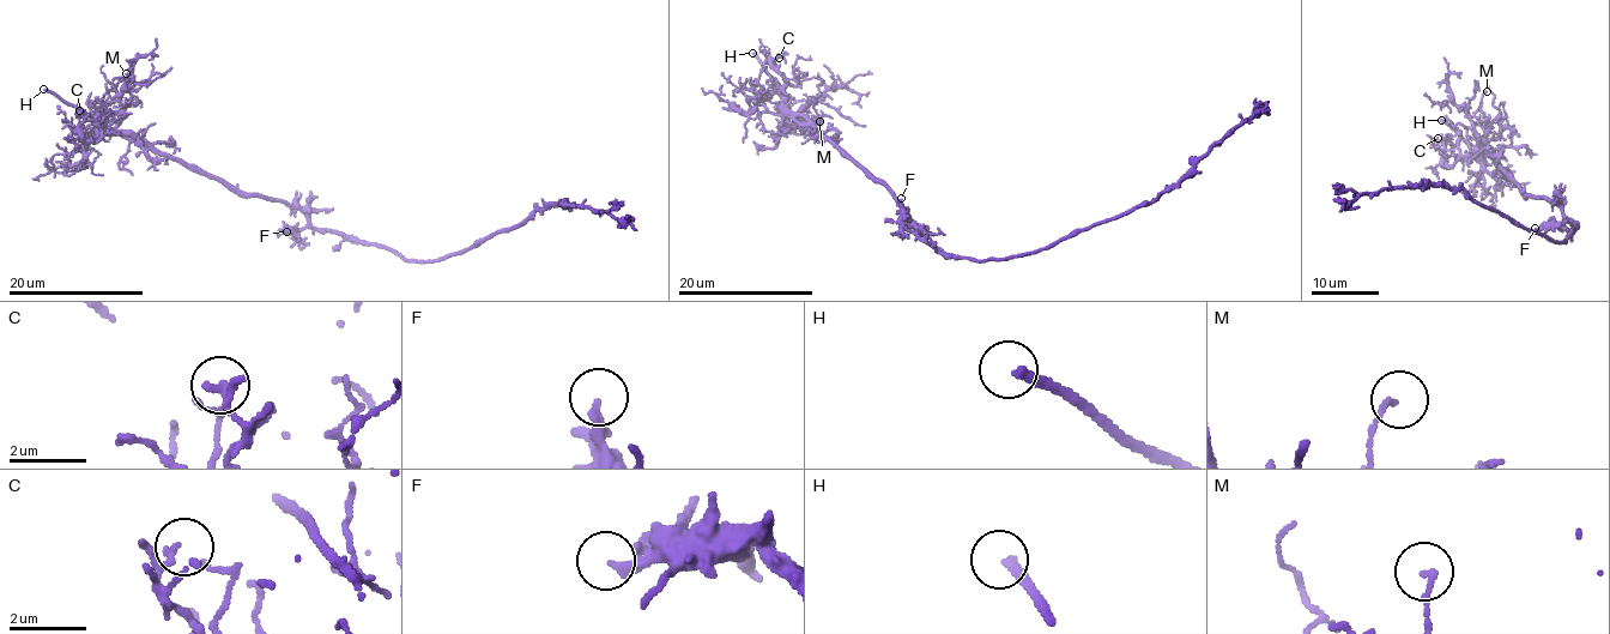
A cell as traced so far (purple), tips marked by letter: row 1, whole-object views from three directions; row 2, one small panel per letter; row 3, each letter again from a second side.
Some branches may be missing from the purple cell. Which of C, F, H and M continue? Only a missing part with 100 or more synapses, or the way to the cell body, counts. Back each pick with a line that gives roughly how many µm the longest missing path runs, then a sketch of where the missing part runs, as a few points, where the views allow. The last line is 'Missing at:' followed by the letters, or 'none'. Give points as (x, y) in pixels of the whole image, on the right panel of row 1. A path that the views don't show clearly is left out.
H: missing 40 µm; course (1441, 120), (1427, 112), (1420, 96), (1422, 107), (1403, 88), (1360, 80), (1339, 64), (1326, 8)
Missing at: H

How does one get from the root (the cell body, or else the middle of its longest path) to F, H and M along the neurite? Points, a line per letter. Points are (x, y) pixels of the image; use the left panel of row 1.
F: (356, 242), (308, 228), (286, 231)
H: (356, 242), (318, 229), (288, 204), (234, 192), (129, 134), (102, 131), (43, 89)
M: (356, 242), (318, 229), (288, 204), (241, 195), (156, 149), (115, 133), (107, 120), (131, 100), (126, 73)

